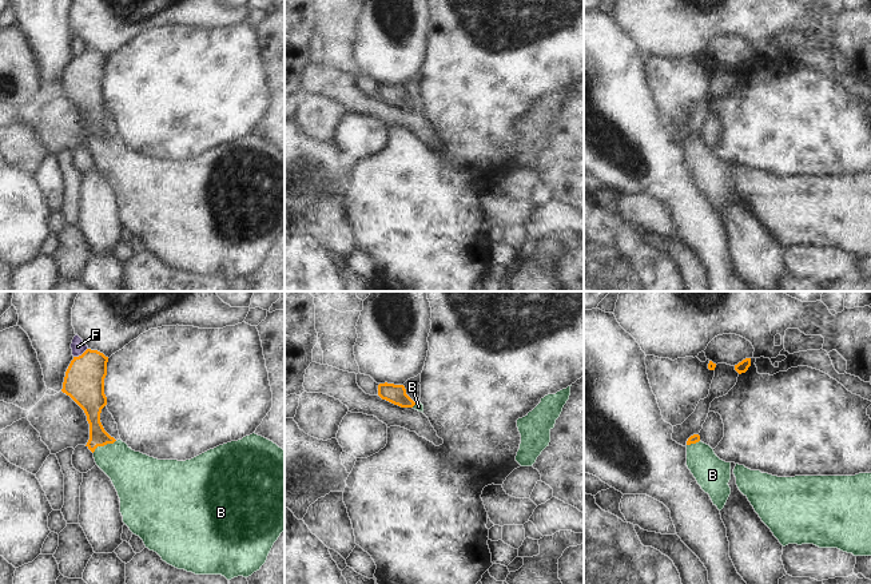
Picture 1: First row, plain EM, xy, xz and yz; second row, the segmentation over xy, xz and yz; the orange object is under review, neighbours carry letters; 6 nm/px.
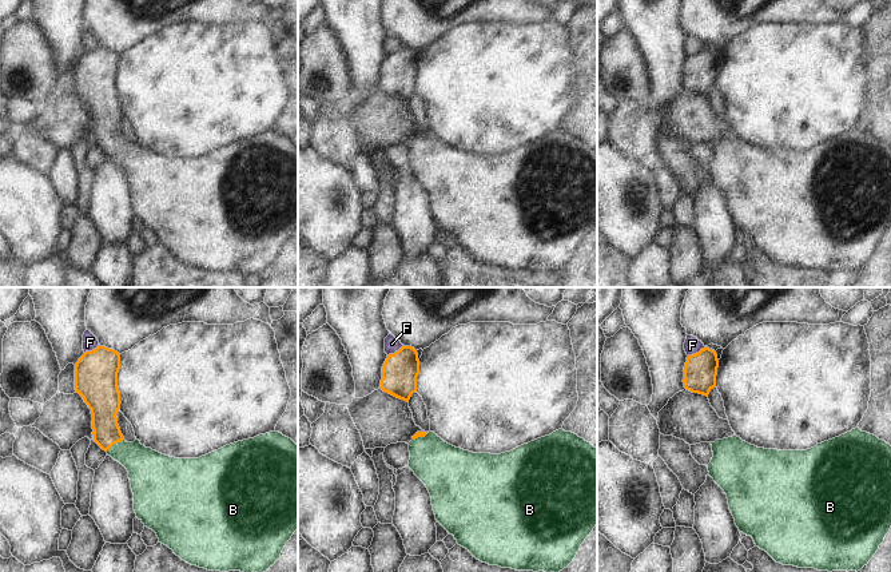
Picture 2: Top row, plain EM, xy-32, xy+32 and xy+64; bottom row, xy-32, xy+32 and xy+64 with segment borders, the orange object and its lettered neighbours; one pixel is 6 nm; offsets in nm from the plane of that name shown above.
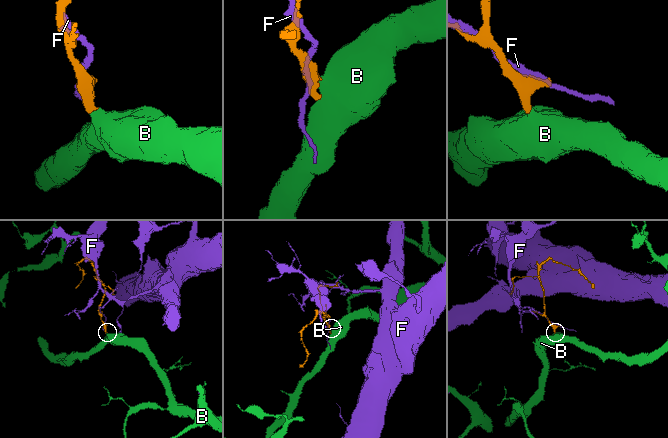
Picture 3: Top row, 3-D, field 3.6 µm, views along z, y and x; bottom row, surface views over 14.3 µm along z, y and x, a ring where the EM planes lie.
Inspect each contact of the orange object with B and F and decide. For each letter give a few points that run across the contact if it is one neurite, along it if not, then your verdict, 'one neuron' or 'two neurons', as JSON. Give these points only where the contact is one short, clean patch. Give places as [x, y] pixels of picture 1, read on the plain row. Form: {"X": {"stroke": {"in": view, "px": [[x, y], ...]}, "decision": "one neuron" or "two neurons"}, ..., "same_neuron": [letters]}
{"B": {"stroke": {"in": "xy", "px": [[92, 106], [96, 134], [103, 146], [132, 174]]}, "decision": "one neuron"}, "F": {"decision": "two neurons"}, "same_neuron": ["B"]}

